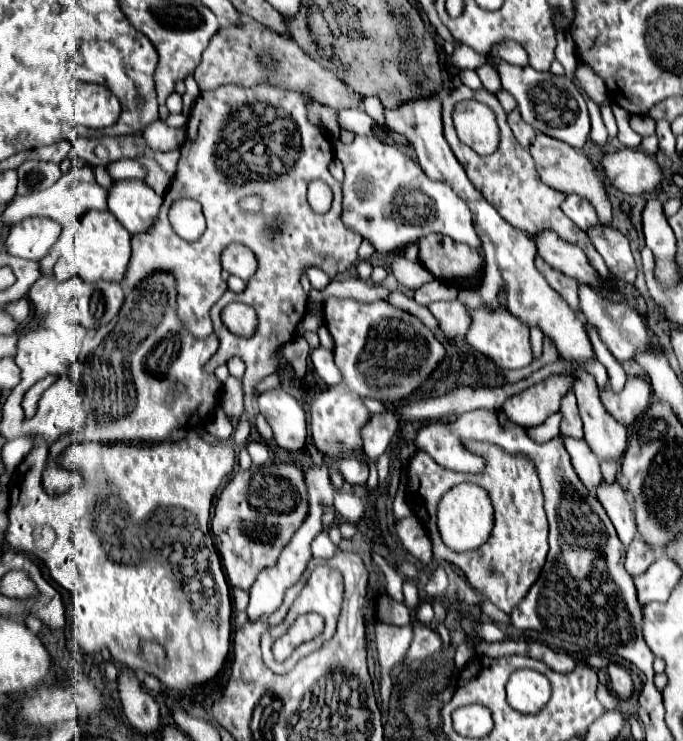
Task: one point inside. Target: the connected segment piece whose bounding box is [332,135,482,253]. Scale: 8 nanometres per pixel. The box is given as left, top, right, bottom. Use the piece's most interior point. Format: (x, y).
(386, 198)

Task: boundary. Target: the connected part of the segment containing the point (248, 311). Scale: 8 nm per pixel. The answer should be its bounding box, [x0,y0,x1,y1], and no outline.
[222,303,256,333]

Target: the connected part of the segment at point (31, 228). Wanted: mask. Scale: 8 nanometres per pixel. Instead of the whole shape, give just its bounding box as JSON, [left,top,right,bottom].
[6,217,62,261]

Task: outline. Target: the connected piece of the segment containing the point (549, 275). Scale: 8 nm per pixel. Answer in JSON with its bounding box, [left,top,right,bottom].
[534,255,580,313]

